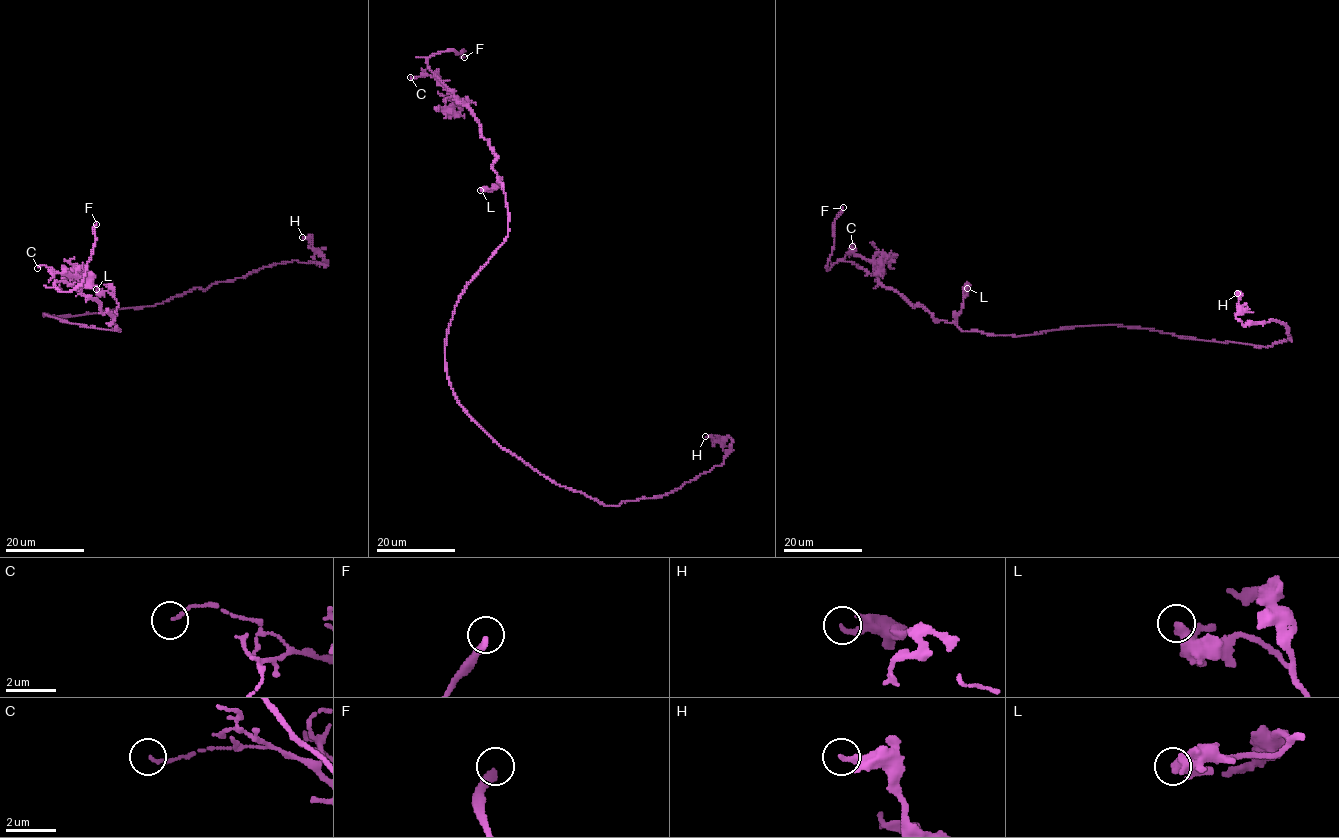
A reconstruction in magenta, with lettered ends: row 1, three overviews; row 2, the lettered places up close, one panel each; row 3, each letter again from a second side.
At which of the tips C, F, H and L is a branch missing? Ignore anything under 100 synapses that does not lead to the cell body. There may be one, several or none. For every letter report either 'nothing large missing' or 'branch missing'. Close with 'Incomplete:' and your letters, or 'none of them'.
C: nothing large missing
F: branch missing
H: nothing large missing
L: nothing large missing
Incomplete: F

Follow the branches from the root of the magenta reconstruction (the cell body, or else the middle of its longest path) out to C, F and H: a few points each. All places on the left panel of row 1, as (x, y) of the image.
C: (44, 315), (119, 330), (108, 324), (113, 318), (101, 313), (101, 305), (81, 293), (82, 277), (37, 268)
F: (44, 315), (119, 331), (95, 299), (65, 282), (55, 285), (71, 291), (82, 282), (96, 224)
H: (44, 315), (142, 308), (265, 266), (291, 260), (327, 264), (302, 237)

